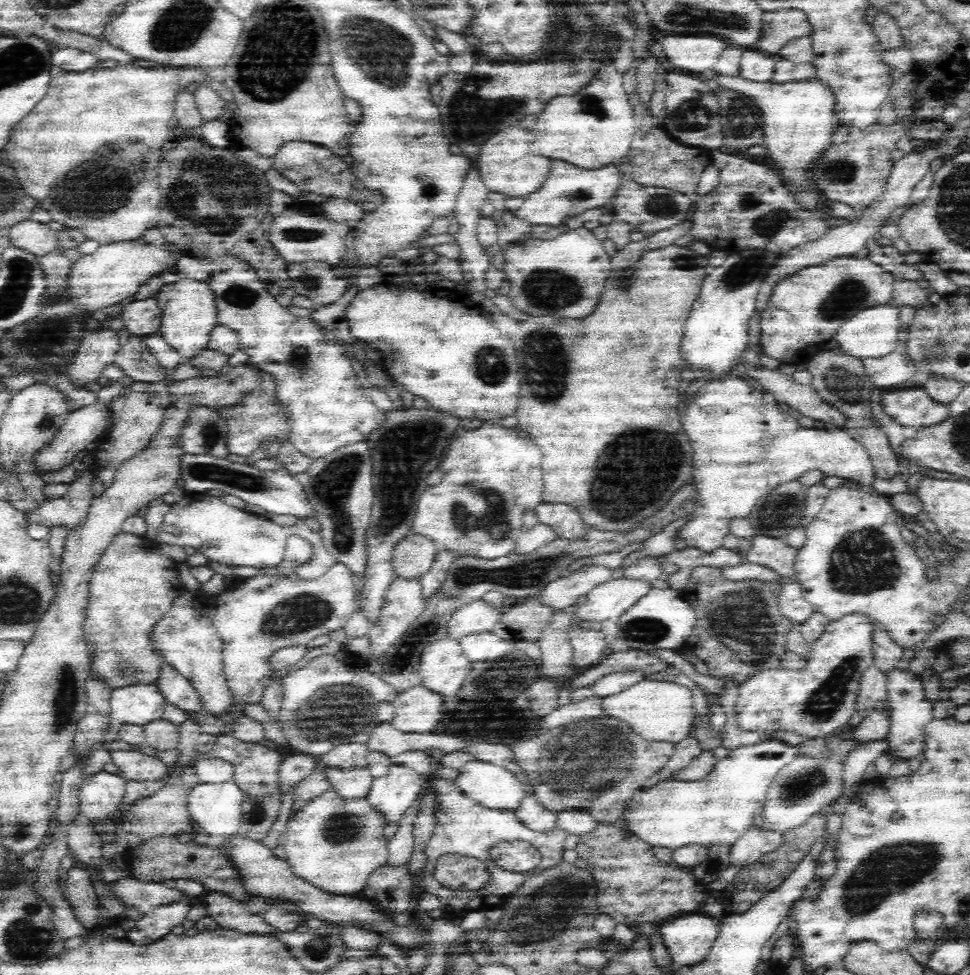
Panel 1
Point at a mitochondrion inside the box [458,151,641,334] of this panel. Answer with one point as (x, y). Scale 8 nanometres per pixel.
(546, 289)

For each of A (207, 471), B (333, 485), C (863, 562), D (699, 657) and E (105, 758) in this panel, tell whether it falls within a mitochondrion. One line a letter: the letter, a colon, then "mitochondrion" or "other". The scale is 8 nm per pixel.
A: mitochondrion
B: mitochondrion
C: mitochondrion
D: other
E: other

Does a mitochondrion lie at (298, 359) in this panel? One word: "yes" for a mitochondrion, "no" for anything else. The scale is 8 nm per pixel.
yes

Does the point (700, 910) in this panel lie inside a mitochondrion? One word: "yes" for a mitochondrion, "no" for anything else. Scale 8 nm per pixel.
no

